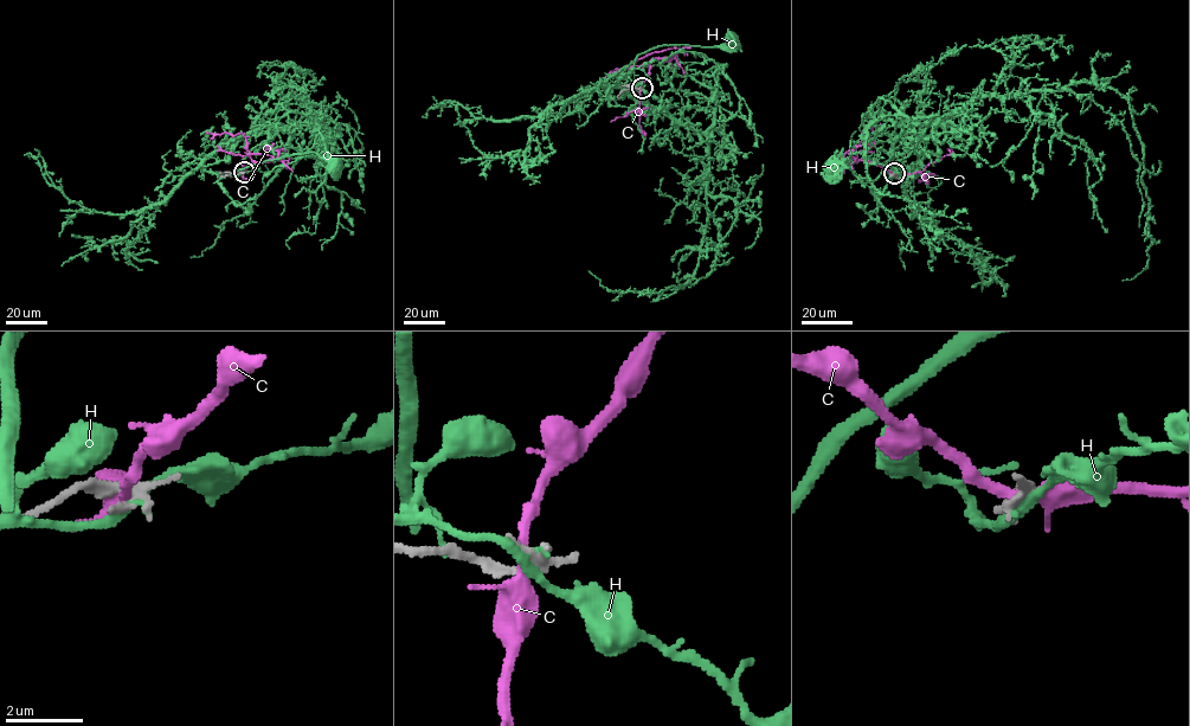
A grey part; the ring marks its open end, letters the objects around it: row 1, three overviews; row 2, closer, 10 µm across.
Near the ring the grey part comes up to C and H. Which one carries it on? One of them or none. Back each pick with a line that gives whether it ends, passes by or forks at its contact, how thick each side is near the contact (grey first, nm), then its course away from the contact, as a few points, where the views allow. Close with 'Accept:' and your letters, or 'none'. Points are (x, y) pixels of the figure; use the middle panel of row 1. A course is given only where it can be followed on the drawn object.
Accept: none

